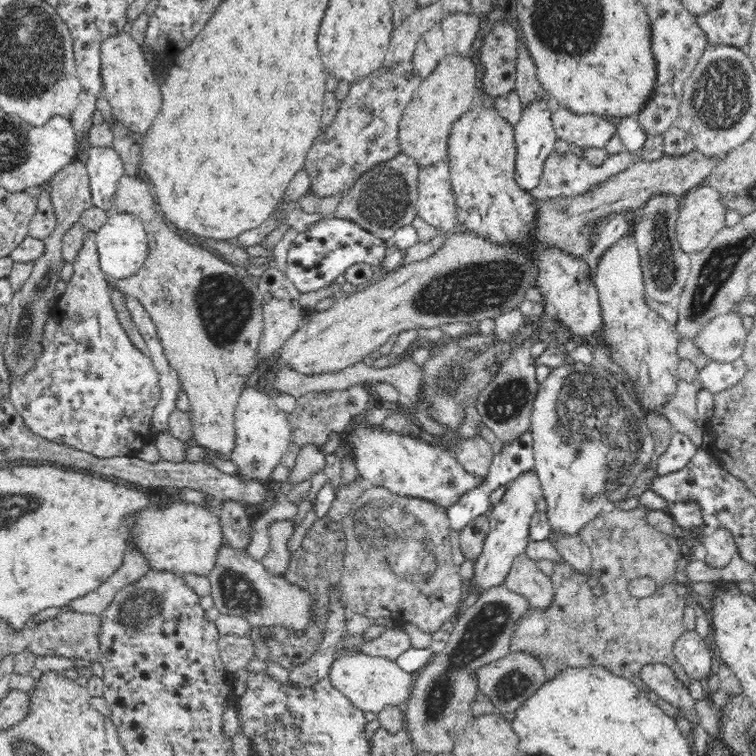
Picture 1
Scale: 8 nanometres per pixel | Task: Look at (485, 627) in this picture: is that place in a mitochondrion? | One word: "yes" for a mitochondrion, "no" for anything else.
yes

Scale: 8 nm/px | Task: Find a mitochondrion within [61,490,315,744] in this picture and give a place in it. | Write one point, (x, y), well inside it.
(140, 609)

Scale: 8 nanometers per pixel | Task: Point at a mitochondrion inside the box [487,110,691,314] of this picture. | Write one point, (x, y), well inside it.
(662, 264)

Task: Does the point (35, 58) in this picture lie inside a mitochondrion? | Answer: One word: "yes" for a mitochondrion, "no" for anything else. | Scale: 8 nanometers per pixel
yes

